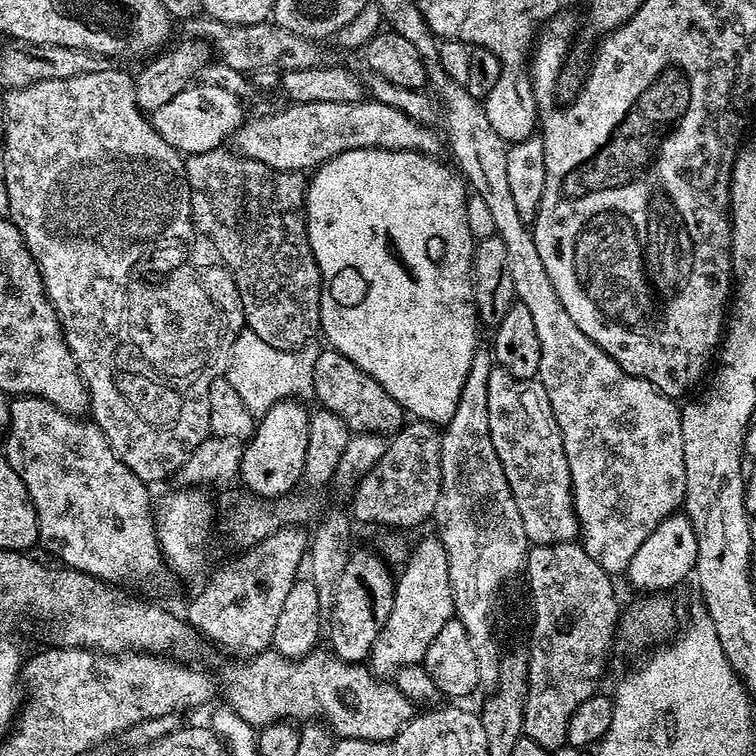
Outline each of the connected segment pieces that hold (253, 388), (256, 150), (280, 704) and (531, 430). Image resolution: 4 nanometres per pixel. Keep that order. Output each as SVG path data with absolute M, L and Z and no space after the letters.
M244 330L237 336L232 347L232 353L228 359L226 378L230 382L230 386L234 386L234 390L238 390L238 398L242 398L242 402L246 402L246 406L252 413L263 414L270 410L270 406L274 406L283 400L300 398L303 397L303 392L306 392L306 394L312 392L314 362L318 355L317 349L314 349L315 347L309 346L300 348L296 352L274 350L274 346L269 346L267 342L262 342L262 338L258 338L258 334Z
M368 98L355 104L342 102L310 102L309 104L289 103L289 108L273 111L272 116L261 120L249 119L241 124L234 135L234 148L242 156L249 156L266 166L276 168L280 172L303 173L304 168L315 170L328 160L333 160L340 152L349 152L359 148L385 148L391 152L423 152L439 153L442 140L435 136L433 129L427 124L420 124L414 118L402 114L402 110L394 110L385 104L378 104Z
M265 650L240 662L228 676L227 707L253 726L319 718L345 740L395 740L414 715L411 702L392 682L381 682L371 667L347 664L331 651L320 651L313 650L300 660L286 660L274 650Z
M493 367L489 378L489 424L490 438L497 450L510 490L513 491L529 541L533 545L575 541L580 536L580 520L576 516L576 506L572 503L570 466L566 462L562 434L552 413L550 398L539 379L516 380L514 374L506 369Z

